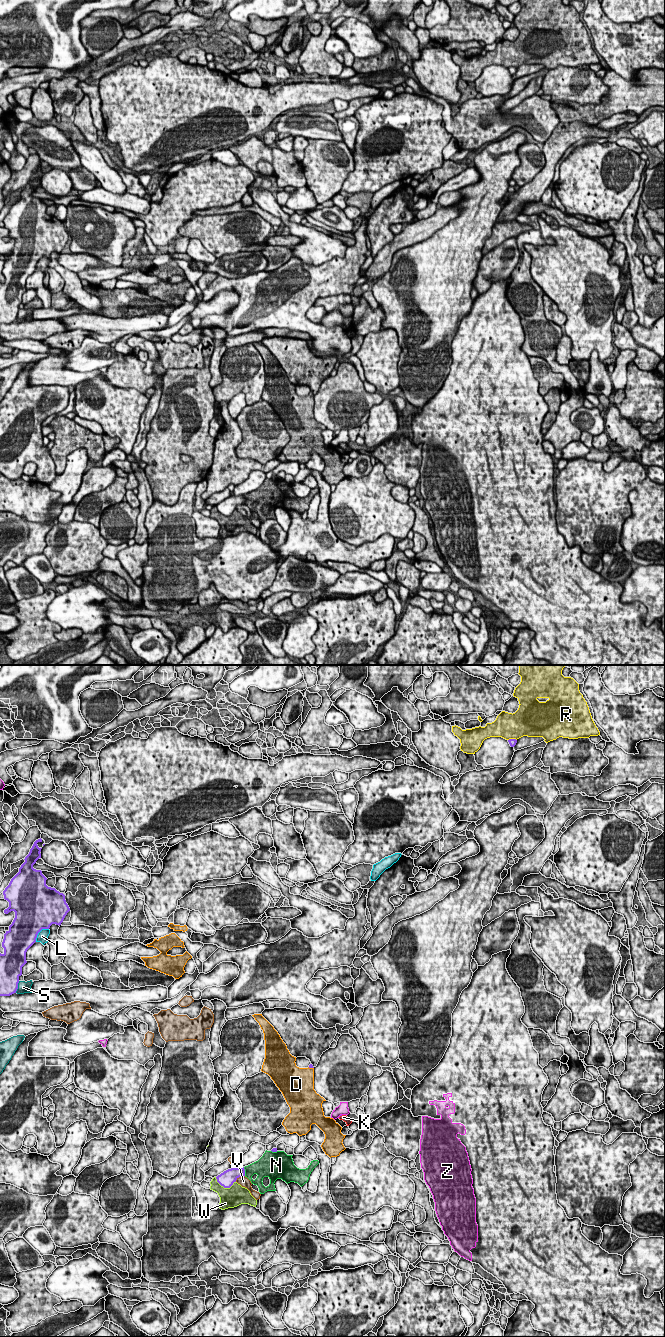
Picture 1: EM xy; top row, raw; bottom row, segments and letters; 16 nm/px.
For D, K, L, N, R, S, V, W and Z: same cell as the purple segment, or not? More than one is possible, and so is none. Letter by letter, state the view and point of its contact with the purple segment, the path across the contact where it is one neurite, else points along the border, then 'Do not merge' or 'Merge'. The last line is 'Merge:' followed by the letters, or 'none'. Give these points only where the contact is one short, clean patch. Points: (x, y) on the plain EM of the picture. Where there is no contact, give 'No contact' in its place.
D: Touches purple at xy (311, 395). Do not merge
K: Touches purple at xy (340, 443). Path across: xy (340, 443), (343, 445). Merge
L: Touches purple at xy (39, 259). Do not merge
N: Touches purple at xy (244, 499). Do not merge
R: Touches purple at xy (512, 67). Do not merge
S: Touches purple at xy (17, 315). Boundary: xy (19, 309), (15, 320). Do not merge
V: Touches purple at xy (239, 504). Boundary: xy (244, 503), (235, 509). Do not merge
W: Touches purple at xy (224, 515). Do not merge
Z: Touches purple at xy (340, 443). Do not merge
Merge: K

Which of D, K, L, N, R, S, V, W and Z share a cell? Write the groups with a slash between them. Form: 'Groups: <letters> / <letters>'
Groups: D / K / L / N / R / S / V / W / Z

